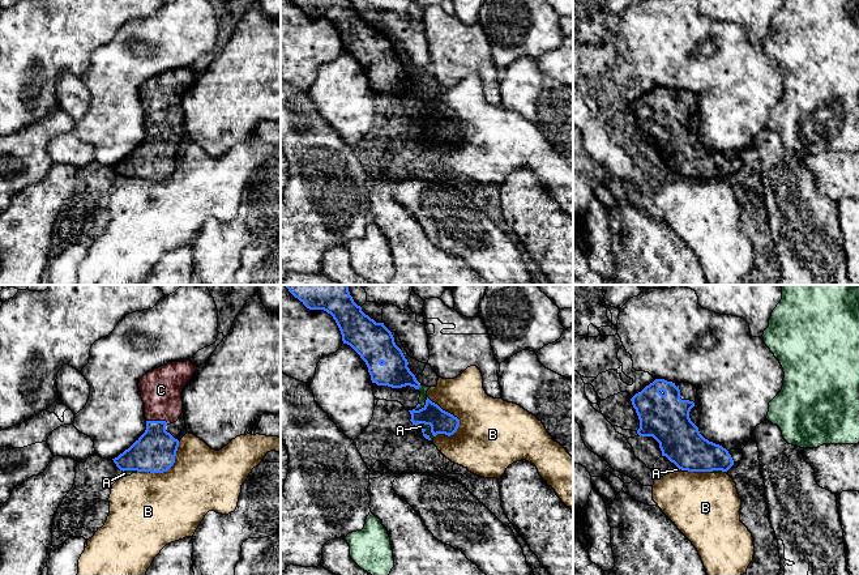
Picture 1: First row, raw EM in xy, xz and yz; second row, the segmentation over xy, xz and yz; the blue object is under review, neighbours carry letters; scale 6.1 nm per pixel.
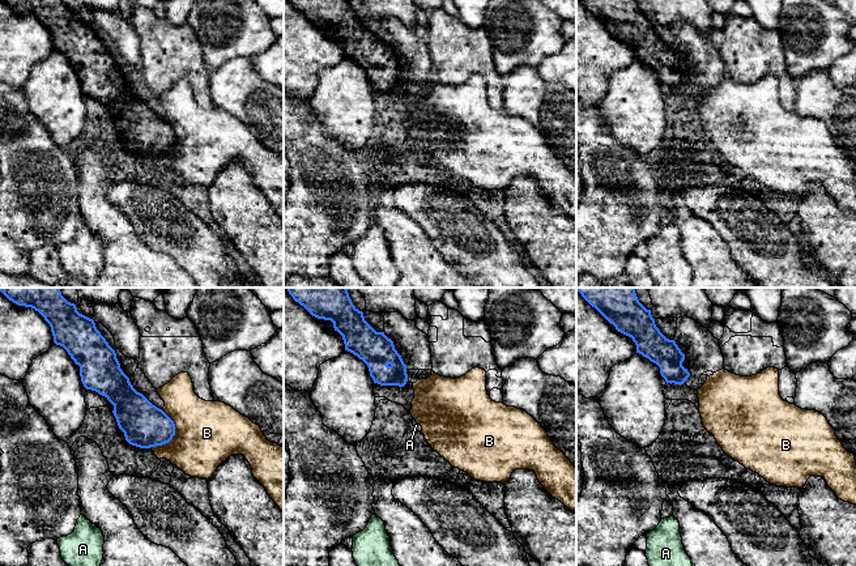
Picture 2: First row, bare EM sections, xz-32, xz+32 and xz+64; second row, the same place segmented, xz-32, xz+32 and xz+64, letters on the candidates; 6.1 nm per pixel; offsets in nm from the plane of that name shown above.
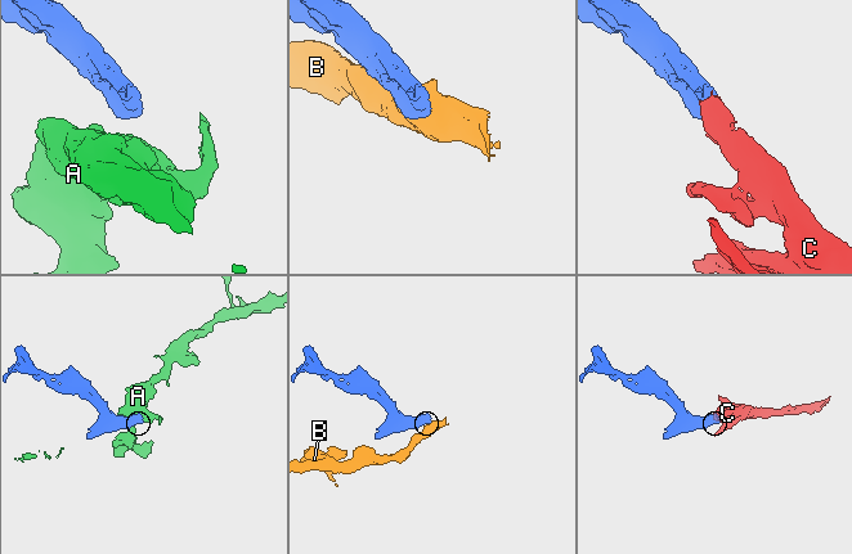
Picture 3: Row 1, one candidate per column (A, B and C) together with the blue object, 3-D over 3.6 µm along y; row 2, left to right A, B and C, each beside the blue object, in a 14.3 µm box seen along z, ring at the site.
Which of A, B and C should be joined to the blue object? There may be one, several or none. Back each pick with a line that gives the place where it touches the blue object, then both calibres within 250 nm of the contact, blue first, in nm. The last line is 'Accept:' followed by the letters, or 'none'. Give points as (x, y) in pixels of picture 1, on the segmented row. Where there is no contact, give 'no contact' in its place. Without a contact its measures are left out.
C: xy (157, 421) | 260/260 nm
Accept: C

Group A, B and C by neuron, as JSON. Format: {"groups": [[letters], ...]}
{"groups": [["A", "B"], ["C"]]}

